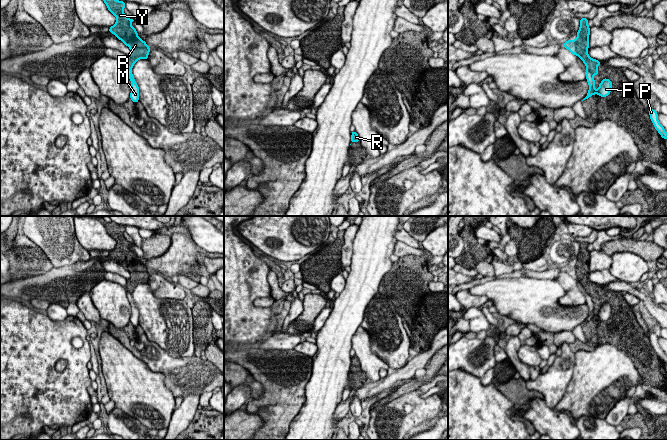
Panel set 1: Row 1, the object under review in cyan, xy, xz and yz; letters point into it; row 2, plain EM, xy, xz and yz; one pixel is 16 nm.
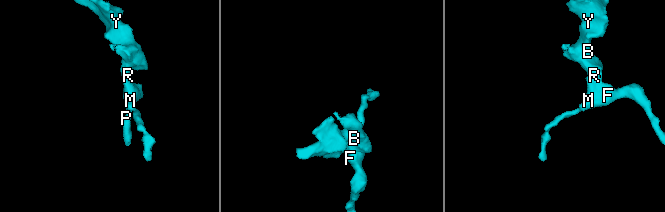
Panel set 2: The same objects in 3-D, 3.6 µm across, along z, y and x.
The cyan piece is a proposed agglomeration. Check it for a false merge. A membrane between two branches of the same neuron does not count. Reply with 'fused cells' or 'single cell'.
fused cells

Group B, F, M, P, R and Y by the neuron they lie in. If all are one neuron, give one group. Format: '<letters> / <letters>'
B R Y / F M P

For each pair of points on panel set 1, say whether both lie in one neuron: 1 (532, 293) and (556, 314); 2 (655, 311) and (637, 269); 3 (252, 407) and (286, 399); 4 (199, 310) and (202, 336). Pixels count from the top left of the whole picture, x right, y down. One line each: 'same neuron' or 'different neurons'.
1: same neuron
2: different neurons
3: same neuron
4: same neuron

